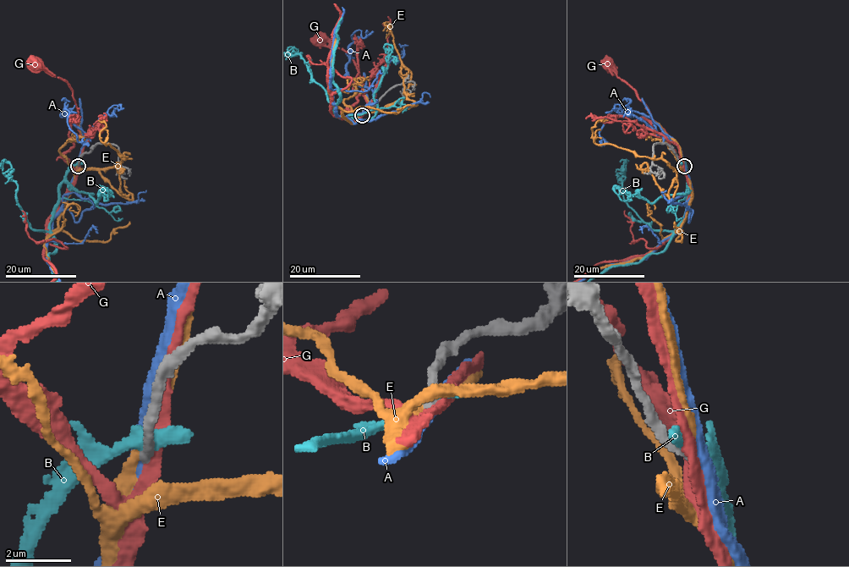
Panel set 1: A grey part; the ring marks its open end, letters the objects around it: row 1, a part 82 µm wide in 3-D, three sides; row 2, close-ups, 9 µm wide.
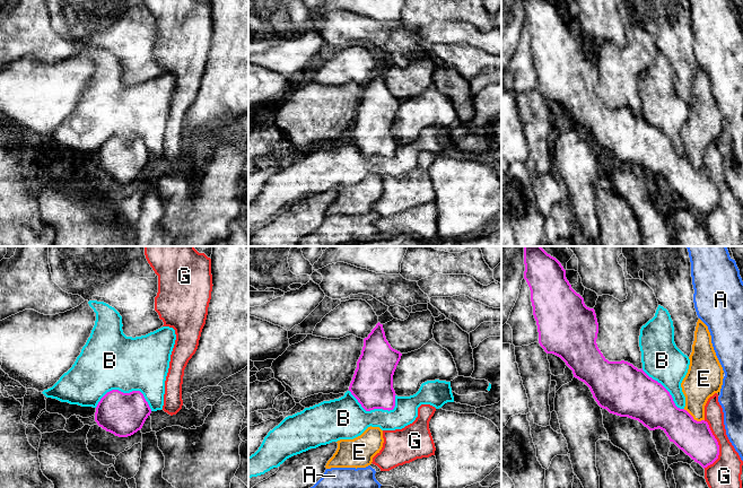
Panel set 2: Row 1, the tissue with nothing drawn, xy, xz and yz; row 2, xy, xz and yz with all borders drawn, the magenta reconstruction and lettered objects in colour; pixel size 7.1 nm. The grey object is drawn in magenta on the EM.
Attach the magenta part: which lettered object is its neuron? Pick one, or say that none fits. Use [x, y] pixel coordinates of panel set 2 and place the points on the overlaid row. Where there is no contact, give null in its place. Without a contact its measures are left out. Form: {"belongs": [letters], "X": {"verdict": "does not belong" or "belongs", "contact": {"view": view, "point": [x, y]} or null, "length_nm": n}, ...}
{"belongs": ["A"], "A": {"verdict": "belongs", "contact": null}, "B": {"verdict": "does not belong", "contact": {"view": "xy", "point": [125, 393]}, "length_nm": 400}, "E": {"verdict": "does not belong", "contact": {"view": "yz", "point": [692, 418]}, "length_nm": 170}, "G": {"verdict": "does not belong", "contact": {"view": "yz", "point": [717, 444]}, "length_nm": 340}}

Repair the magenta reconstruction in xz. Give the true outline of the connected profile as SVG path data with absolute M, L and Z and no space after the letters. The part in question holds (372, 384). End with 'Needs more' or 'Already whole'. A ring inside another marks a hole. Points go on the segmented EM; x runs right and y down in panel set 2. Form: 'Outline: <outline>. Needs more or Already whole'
Outline: M378 322L364 339L361 355L349 386L351 394L366 411L394 409L396 394L393 375L401 356L400 351L391 347L383 324Z. Already whole

